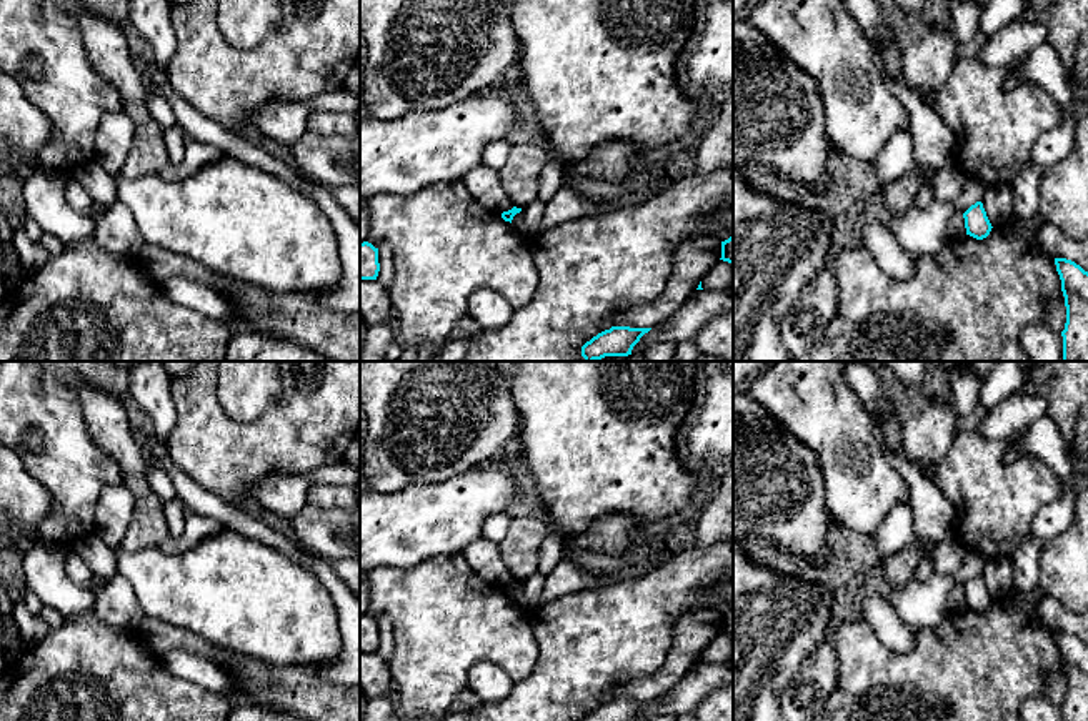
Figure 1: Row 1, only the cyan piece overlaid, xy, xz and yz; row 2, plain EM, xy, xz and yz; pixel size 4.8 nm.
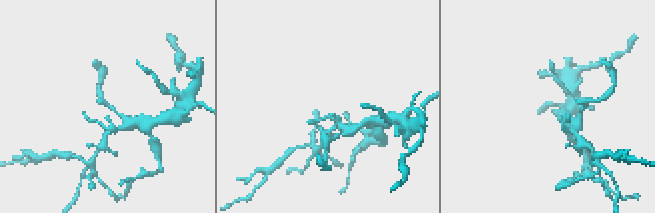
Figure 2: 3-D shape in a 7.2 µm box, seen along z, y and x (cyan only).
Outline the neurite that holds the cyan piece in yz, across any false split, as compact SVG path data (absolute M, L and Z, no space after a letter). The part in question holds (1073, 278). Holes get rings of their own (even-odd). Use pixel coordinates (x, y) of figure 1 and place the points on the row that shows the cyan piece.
M1055 258L1066 306L1063 361L1088 361L1088 271L1066 258Z

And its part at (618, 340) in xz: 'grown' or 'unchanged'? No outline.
unchanged

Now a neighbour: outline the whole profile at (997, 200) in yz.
M986 185L981 203L991 226L1000 226L1013 216L1013 190L1010 185Z

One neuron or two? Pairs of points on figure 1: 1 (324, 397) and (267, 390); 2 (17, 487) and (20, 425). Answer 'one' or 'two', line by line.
1: two
2: two

